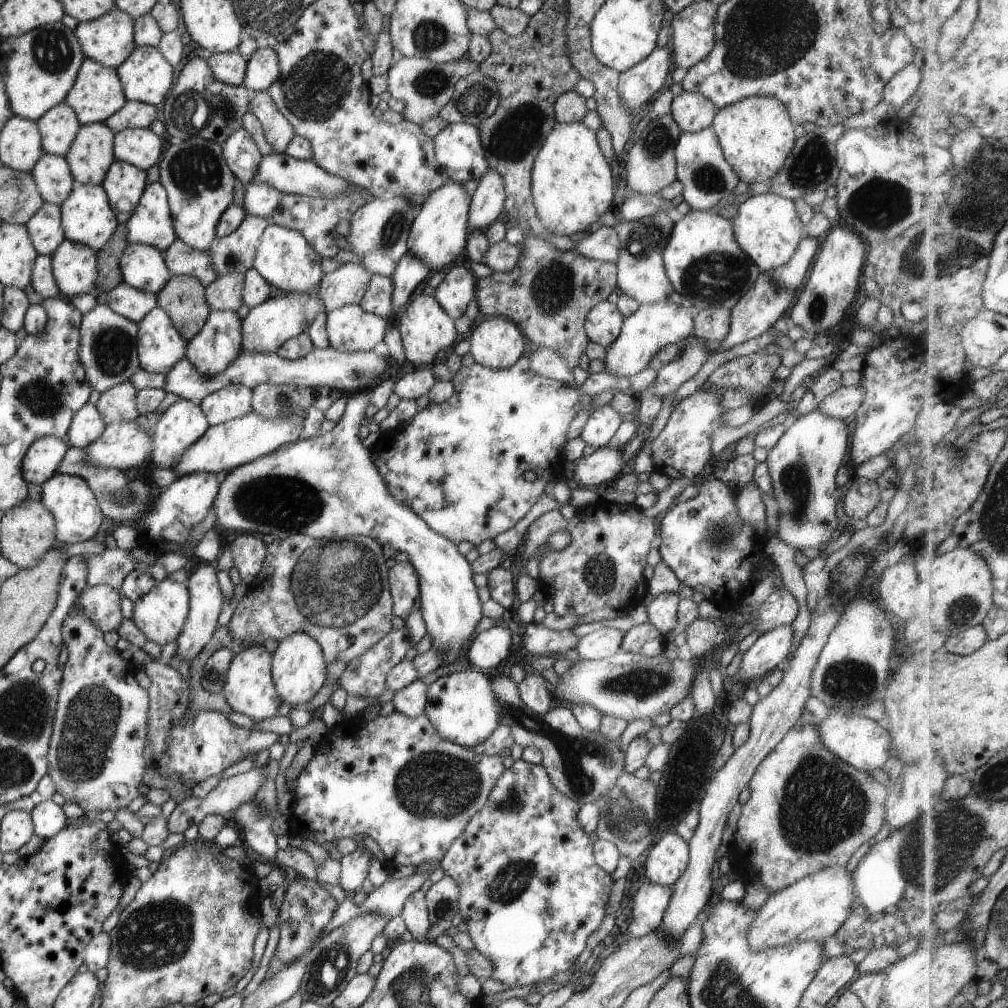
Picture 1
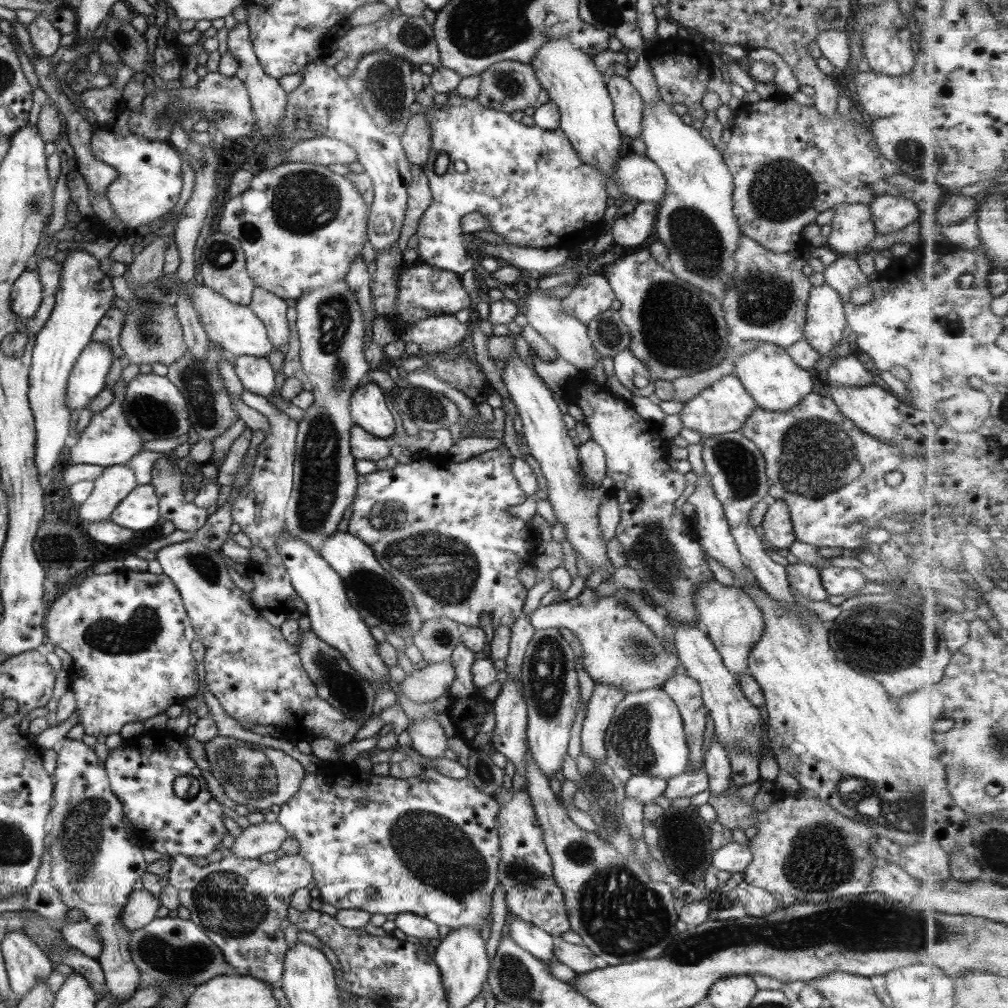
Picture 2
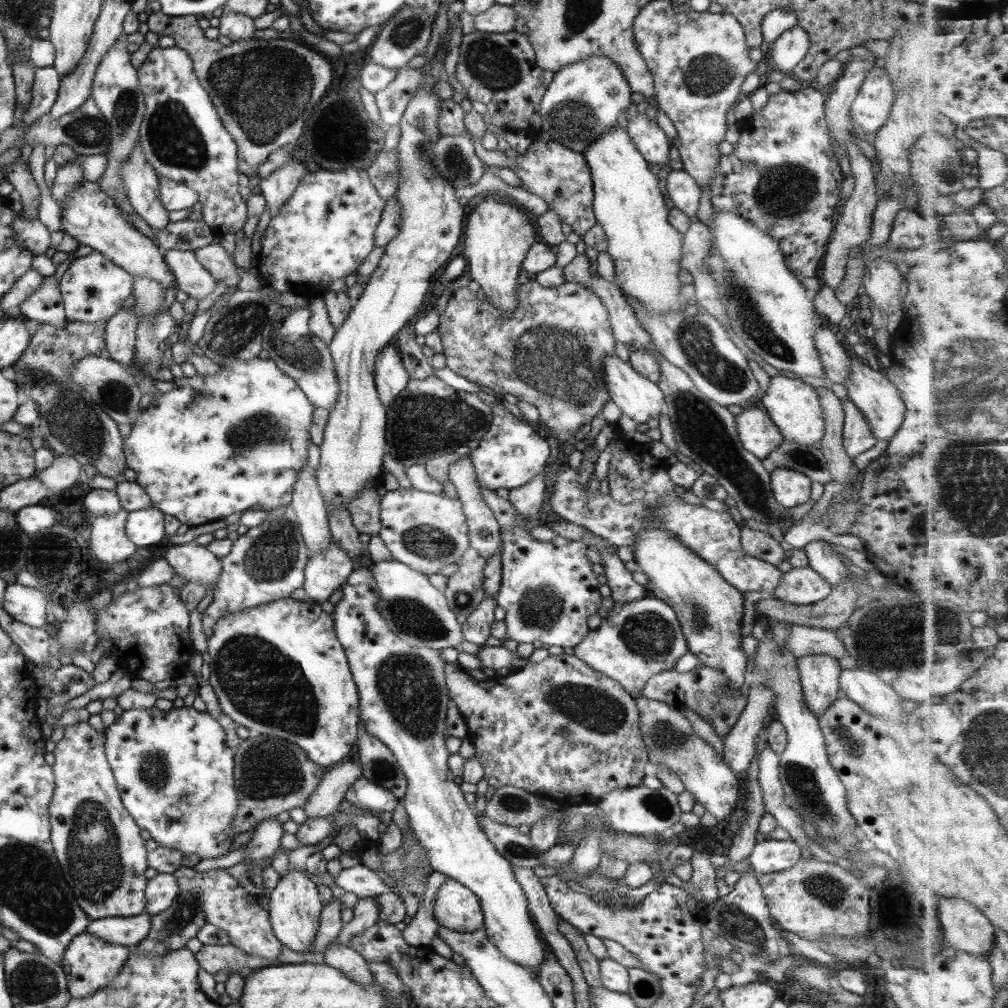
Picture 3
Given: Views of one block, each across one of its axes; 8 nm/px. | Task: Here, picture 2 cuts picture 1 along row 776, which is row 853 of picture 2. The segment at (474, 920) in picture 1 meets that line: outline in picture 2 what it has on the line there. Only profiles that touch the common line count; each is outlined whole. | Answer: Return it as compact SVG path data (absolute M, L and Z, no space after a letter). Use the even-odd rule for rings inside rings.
M523 787L519 790L499 788L492 796L499 805L499 814L495 816L495 829L499 835L499 852L497 863L497 885L505 897L506 910L518 919L530 922L559 939L562 932L569 928L567 913L561 890L552 877L552 862L539 824L534 816L533 806Z

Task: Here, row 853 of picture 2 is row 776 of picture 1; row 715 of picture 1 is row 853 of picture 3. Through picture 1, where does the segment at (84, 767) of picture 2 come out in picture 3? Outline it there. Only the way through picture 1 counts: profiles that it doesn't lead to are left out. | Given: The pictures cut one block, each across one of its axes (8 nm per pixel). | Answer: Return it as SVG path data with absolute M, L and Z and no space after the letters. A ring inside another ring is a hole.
M77 722L63 727L63 737L57 741L56 749L52 752L55 762L52 766L54 790L48 806L49 840L65 876L64 883L89 920L132 917L143 913L147 882L143 875L147 868L145 841L139 835L141 829L123 808L104 754L104 744L103 730L93 730L87 722Z

